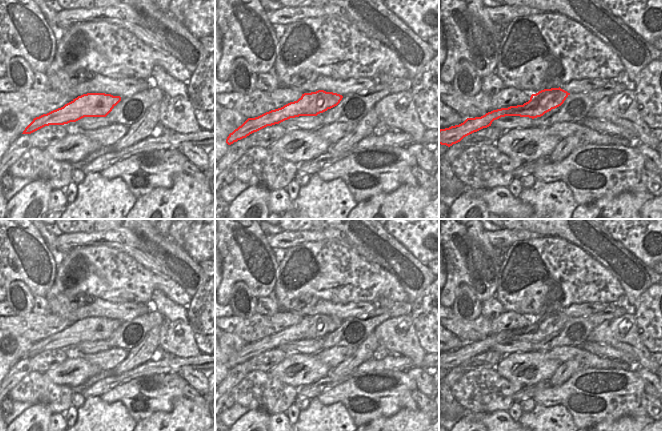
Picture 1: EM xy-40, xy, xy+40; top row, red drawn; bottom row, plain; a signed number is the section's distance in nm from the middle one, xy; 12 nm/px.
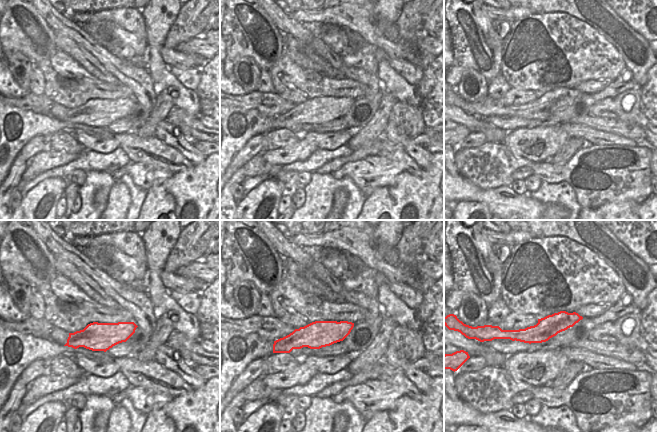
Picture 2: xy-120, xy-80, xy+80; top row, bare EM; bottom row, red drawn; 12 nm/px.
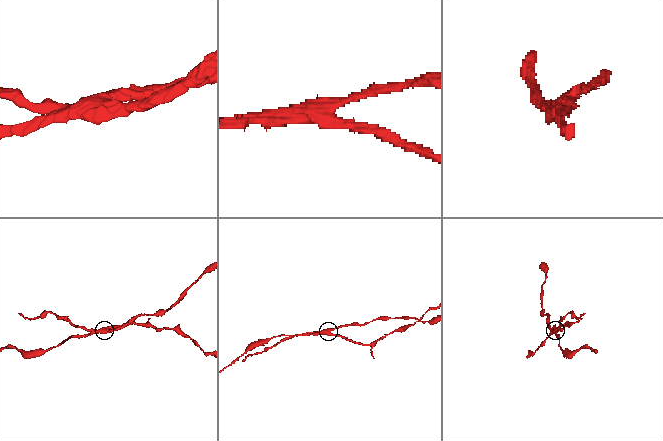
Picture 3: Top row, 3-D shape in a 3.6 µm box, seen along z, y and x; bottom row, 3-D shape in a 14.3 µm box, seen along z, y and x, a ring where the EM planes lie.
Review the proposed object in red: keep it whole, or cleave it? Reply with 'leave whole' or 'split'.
split

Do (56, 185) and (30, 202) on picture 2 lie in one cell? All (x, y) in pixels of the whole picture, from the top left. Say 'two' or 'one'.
one

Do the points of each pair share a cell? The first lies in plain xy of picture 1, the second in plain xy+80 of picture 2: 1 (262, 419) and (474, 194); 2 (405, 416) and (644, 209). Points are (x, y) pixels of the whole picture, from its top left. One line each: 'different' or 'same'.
1: different
2: different

